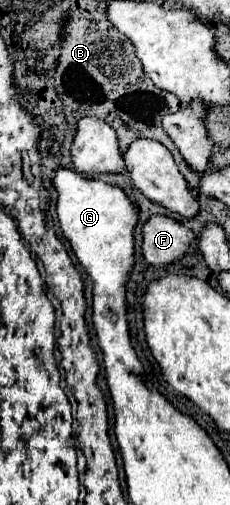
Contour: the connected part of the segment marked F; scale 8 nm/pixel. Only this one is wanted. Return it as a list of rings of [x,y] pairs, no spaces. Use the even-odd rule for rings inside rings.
[[[154,214],[146,220],[146,224],[142,228],[142,256],[146,258],[148,264],[166,266],[166,264],[174,262],[176,258],[180,258],[188,250],[192,240],[194,240],[194,232],[190,228],[184,228],[178,220],[174,220],[170,216]]]

